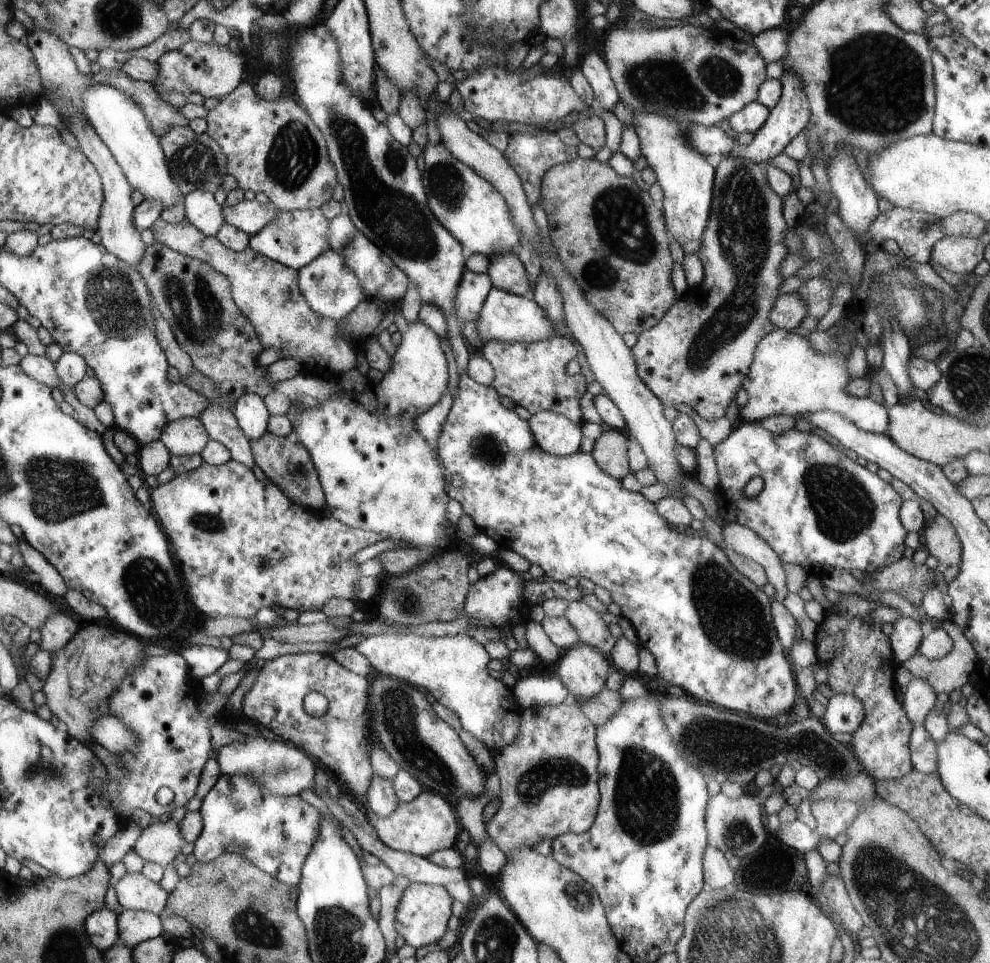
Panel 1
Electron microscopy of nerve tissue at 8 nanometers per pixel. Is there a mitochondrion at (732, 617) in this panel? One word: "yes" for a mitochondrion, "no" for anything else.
yes

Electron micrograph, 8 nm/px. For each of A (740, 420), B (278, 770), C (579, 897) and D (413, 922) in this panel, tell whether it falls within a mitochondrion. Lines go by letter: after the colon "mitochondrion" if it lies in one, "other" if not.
A: other
B: mitochondrion
C: mitochondrion
D: other

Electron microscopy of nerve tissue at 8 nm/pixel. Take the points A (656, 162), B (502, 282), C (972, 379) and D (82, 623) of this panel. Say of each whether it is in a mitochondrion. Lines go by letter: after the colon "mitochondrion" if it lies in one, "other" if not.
A: other
B: other
C: mitochondrion
D: other

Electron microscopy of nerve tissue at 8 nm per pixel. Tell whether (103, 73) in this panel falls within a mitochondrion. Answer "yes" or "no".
no

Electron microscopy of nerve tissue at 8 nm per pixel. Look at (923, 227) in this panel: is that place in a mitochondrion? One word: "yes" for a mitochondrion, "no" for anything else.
yes

